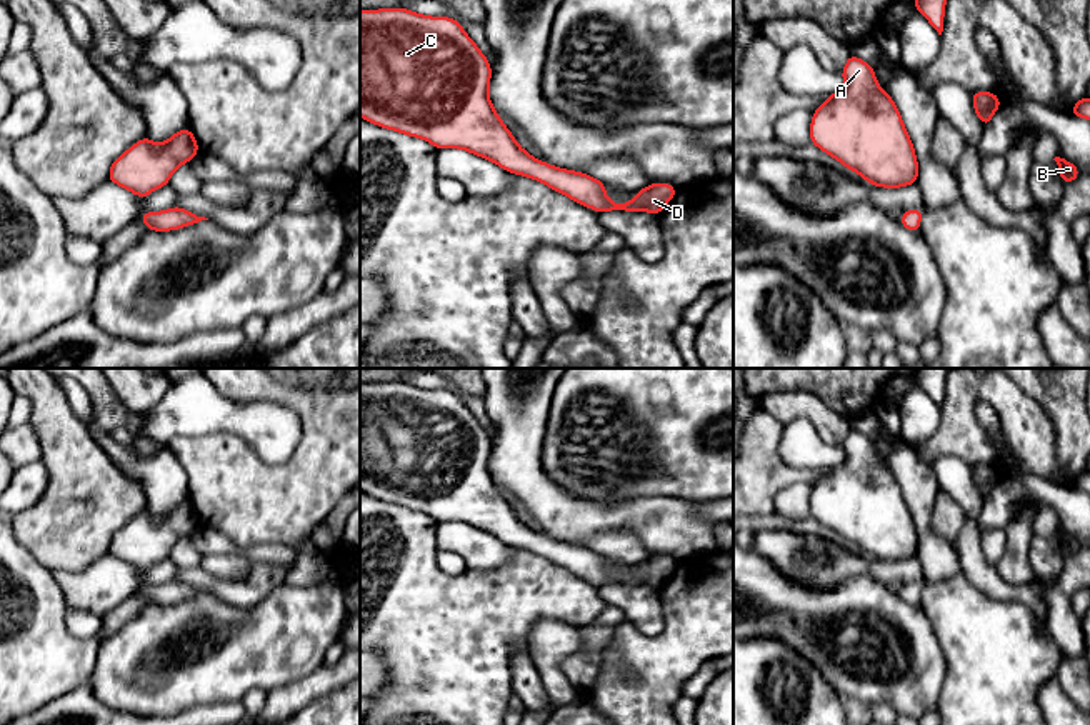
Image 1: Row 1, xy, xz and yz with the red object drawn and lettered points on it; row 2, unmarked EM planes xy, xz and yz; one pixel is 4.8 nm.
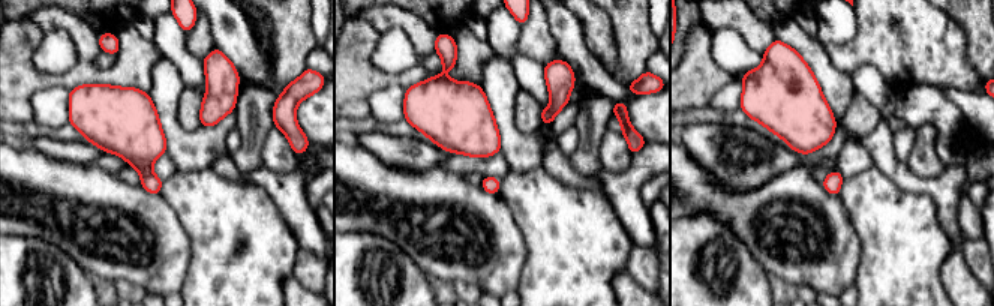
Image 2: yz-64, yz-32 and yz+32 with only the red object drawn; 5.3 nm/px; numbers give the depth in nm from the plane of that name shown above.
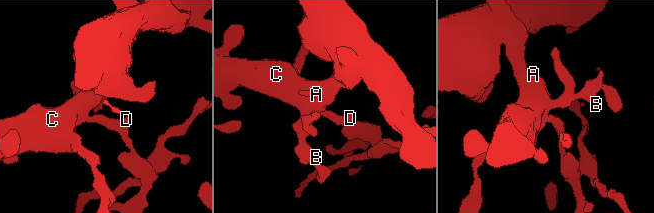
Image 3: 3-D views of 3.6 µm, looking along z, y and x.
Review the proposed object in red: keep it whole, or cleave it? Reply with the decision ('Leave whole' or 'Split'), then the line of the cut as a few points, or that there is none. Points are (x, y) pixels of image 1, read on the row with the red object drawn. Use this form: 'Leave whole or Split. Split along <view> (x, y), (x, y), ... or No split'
Leave whole. No split

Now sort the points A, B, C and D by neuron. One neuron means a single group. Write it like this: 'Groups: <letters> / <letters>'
Groups: A B C D

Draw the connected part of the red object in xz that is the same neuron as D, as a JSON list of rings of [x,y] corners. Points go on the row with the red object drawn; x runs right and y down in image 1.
[[[407,8],[360,10],[360,117],[440,148],[462,148],[515,175],[535,178],[597,213],[658,215],[677,195],[670,183],[650,183],[627,203],[607,198],[605,185],[582,172],[557,168],[527,153],[495,112],[488,83],[492,67],[462,25],[450,17],[427,17]]]

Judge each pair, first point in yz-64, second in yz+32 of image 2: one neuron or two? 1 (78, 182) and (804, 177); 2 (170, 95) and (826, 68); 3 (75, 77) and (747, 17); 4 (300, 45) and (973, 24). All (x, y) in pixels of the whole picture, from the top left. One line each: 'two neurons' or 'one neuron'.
1: one neuron
2: one neuron
3: one neuron
4: one neuron

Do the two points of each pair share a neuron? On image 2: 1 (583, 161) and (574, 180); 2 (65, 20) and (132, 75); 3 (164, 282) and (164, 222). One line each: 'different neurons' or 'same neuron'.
1: different neurons
2: same neuron
3: same neuron

